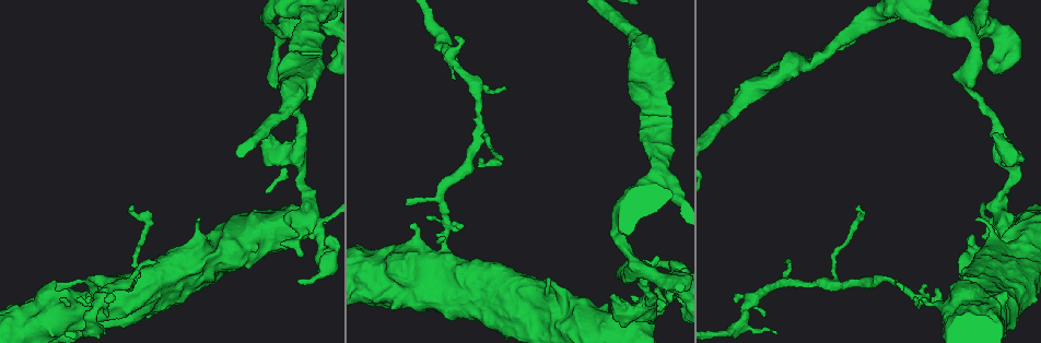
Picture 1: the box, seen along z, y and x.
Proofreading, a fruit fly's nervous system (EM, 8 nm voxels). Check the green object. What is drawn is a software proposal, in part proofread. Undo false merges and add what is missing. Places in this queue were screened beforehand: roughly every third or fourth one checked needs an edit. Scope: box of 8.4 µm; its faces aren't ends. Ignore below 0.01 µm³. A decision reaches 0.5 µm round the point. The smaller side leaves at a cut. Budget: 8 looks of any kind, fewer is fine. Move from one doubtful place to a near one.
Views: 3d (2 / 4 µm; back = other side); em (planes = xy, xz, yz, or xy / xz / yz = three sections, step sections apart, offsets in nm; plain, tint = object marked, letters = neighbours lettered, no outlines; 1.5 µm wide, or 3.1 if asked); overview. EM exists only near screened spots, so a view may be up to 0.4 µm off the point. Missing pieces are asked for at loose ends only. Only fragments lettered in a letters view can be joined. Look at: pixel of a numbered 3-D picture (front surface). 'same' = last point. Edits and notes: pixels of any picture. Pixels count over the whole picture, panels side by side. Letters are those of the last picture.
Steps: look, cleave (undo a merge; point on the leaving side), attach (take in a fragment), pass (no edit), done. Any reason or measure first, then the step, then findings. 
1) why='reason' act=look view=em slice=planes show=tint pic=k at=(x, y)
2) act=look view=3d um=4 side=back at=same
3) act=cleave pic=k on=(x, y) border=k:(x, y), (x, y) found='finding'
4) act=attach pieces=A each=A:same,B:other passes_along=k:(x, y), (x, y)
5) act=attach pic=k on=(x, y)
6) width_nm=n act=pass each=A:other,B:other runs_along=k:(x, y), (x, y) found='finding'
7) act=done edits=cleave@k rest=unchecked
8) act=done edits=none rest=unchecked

act=look view=em slice=planes show=letters pic=1 at=(967, 83)

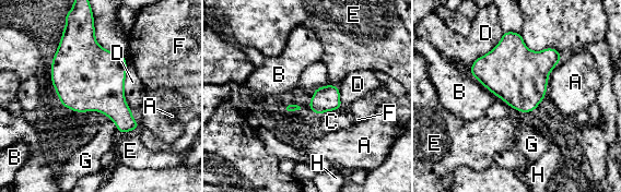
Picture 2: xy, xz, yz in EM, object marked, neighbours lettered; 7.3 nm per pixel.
act=pass each=A:other,B:other,C:other,D:other,E:other,F:other,G:other,H:other border=2:(468, 70), (496, 96) found='continuous, no second cell'

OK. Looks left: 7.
why='tapers out' act=look view=em slice=planes show=plain pic=1 at=(129, 209)

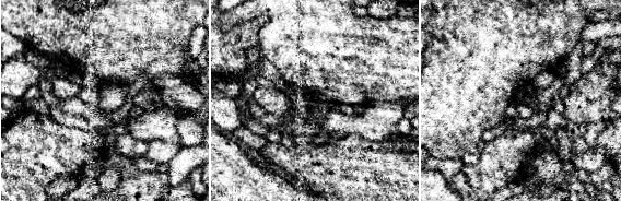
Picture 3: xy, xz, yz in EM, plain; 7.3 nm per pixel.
act=look view=em slice=planes show=letters at=same

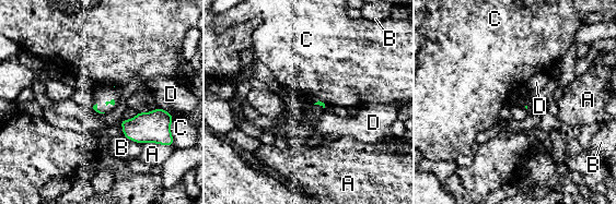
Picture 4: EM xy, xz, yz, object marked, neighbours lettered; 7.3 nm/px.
act=pass each=A:other,B:other,C:other,D:other found='none of them fits'

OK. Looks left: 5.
why='branch stops here' act=look view=3d um=2 pic=1 at=(502, 90)

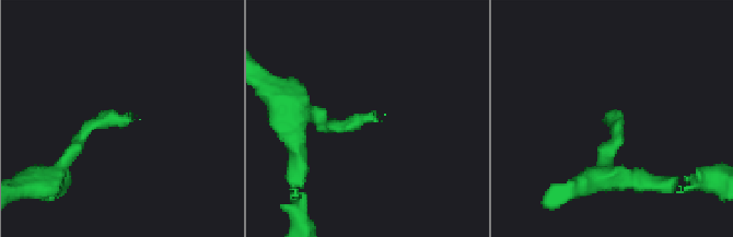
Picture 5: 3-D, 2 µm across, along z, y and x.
why='shape alone is not enough' act=look view=em slice=planes show=letters pic=5 at=(374, 119)

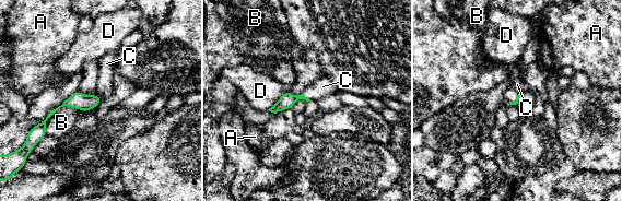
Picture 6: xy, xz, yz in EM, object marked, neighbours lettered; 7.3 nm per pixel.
act=attach pieces=C each=A:other,B:other,C:same,D:other passes_along=6:(78, 101), (98, 96), (106, 63) found='the cell continues'

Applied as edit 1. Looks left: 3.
act=done edits=attach@6 rest=unchecked

